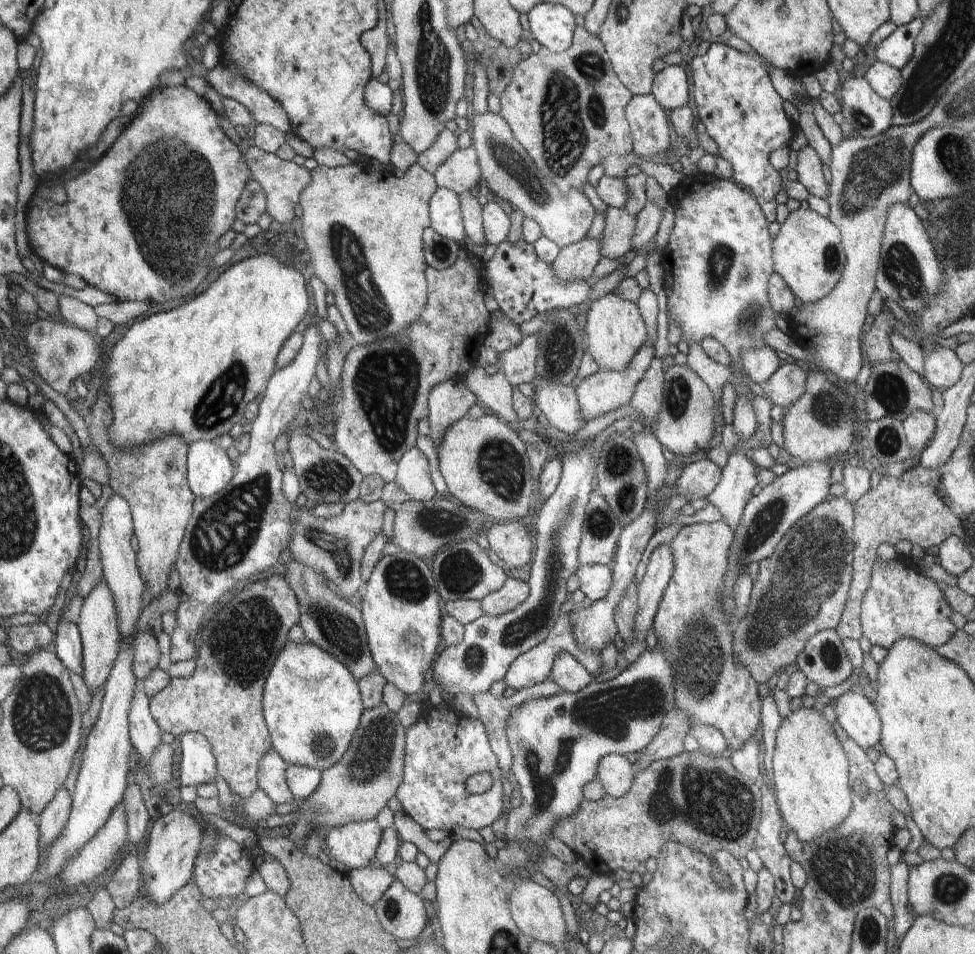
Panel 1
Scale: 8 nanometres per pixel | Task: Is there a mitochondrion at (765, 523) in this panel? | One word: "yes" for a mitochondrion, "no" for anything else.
yes

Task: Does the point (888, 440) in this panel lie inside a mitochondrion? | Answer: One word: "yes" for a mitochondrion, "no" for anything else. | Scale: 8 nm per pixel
yes

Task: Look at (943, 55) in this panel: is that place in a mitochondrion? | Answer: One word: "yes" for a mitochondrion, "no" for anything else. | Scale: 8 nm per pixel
yes

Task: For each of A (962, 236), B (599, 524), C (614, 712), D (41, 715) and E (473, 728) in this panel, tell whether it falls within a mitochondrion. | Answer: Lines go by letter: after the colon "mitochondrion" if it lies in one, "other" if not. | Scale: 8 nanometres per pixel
A: mitochondrion
B: mitochondrion
C: mitochondrion
D: mitochondrion
E: other

